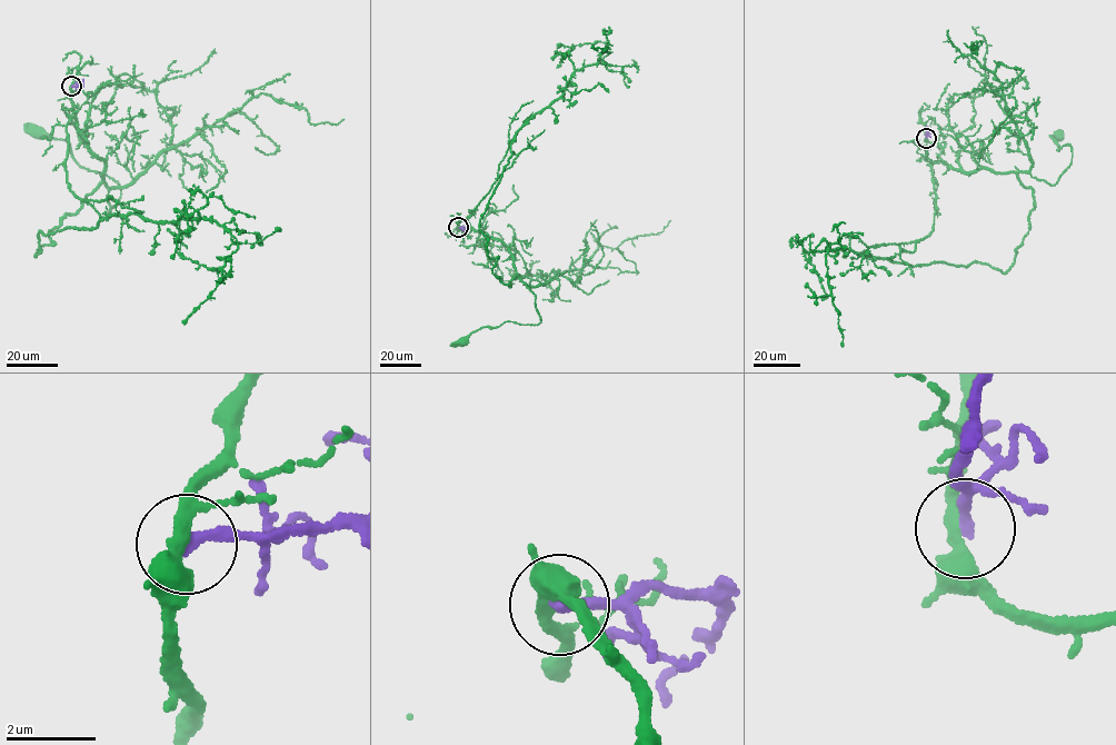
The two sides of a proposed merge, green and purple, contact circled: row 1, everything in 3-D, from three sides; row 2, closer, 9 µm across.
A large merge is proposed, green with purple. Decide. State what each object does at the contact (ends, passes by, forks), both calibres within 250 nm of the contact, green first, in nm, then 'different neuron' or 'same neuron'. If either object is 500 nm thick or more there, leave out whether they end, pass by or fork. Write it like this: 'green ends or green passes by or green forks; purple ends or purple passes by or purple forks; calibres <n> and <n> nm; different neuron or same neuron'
green forks; purple ends; calibres 280 and 240 nm; different neuron

